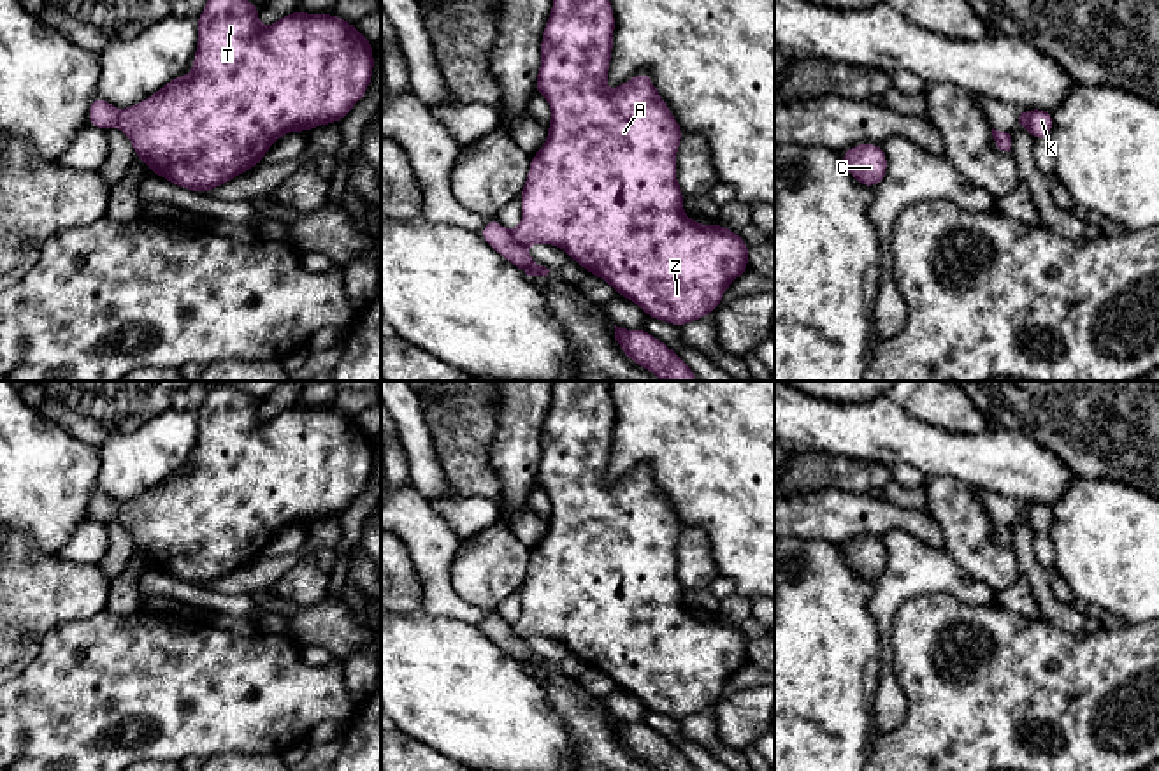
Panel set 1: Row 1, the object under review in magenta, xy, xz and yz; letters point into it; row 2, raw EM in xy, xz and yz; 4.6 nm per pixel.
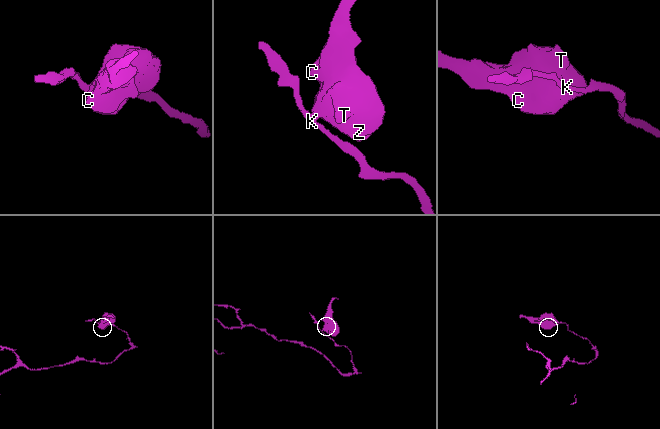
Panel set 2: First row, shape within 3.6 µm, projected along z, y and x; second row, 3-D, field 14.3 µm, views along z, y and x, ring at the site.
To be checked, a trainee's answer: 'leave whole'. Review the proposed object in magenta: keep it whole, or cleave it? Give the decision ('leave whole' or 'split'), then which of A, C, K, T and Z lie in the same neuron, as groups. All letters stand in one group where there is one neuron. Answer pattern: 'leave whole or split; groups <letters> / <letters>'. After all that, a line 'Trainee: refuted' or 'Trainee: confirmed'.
split; groups A C T Z / K
Trainee: refuted

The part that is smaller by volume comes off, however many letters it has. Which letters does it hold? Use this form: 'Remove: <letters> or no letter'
Remove: A, C, T, Z

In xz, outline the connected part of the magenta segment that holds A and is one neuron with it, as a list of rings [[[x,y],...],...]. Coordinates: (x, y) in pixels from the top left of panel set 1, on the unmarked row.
[[[557,381],[553,385],[553,400],[541,432],[541,460],[536,472],[536,486],[548,494],[551,502],[551,515],[548,518],[548,534],[537,546],[532,548],[525,580],[520,585],[522,615],[511,627],[522,639],[551,638],[562,641],[592,669],[597,669],[613,680],[616,688],[622,688],[637,697],[648,711],[657,711],[681,722],[690,715],[697,715],[711,708],[722,697],[727,680],[748,664],[750,639],[738,629],[738,625],[722,620],[718,615],[713,618],[699,618],[683,606],[685,588],[676,574],[676,548],[683,522],[674,513],[666,494],[659,488],[648,465],[639,465],[611,485],[606,483],[604,476],[611,457],[613,427],[615,406],[609,395],[609,381]]]

